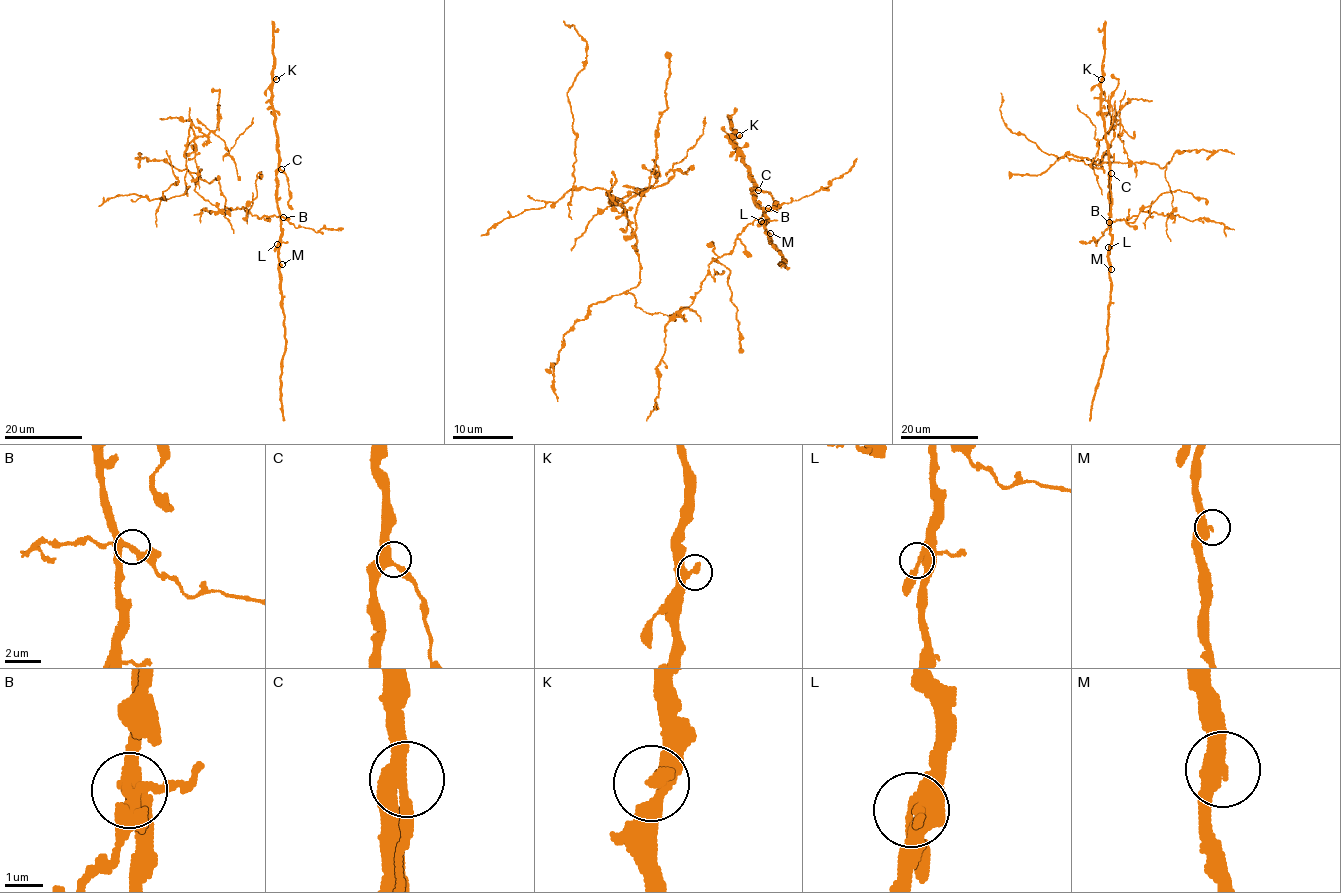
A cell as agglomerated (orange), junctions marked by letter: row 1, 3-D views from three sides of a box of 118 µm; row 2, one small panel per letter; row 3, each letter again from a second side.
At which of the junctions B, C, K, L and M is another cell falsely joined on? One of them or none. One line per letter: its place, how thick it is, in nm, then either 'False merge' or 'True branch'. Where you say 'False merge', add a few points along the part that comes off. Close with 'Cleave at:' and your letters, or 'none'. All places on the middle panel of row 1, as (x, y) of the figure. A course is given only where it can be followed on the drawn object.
B: Place: (768, 208). Thickness 320 nm. False merge. Course of the part to remove: (768, 208), (688, 307), (635, 305), (623, 204), (573, 181), (567, 90), (586, 42), (563, 20)
C: Place: (758, 190). Thickness 320 nm. True branch
K: Place: (739, 135). Thickness 320 nm. True branch
L: Place: (761, 221). Thickness 280 nm. True branch
M: Place: (770, 233). Thickness 320 nm. True branch
Cleave at: B

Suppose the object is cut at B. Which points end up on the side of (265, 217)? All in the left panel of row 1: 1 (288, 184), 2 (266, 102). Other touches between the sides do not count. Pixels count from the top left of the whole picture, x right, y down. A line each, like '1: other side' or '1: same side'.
1: other side
2: other side

